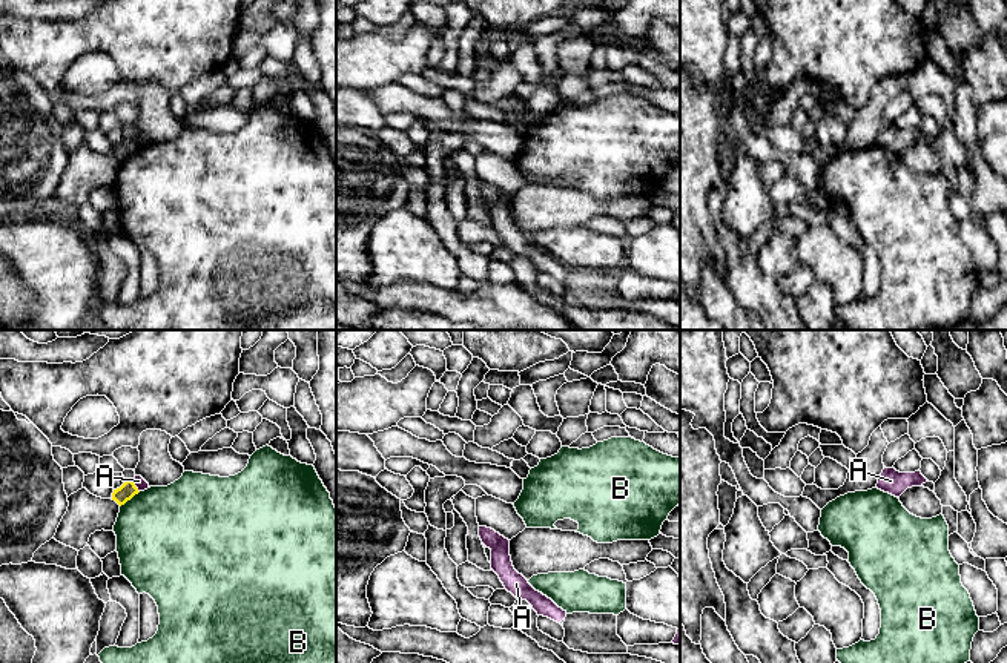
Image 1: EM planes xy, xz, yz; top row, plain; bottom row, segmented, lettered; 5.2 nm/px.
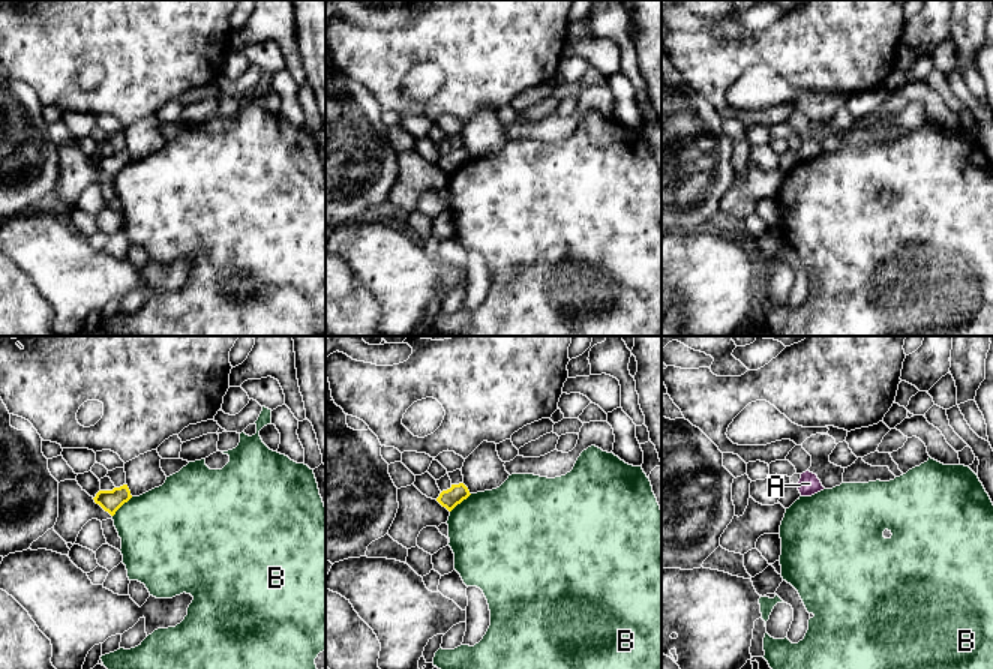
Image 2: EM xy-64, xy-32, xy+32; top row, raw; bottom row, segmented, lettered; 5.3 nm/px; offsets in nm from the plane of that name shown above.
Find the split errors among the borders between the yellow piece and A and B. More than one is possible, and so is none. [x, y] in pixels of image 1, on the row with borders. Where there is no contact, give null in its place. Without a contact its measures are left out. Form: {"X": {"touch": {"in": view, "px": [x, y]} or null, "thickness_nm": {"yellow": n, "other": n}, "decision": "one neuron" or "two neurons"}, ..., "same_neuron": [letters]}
{"A": {"touch": {"in": "xy", "px": [135, 487]}, "thickness_nm": {"yellow": 90, "other": 60}, "decision": "two neurons"}, "B": {"touch": {"in": "xy", "px": [129, 499]}, "thickness_nm": {"yellow": 90, "other": 500}, "decision": "two neurons"}, "same_neuron": []}

